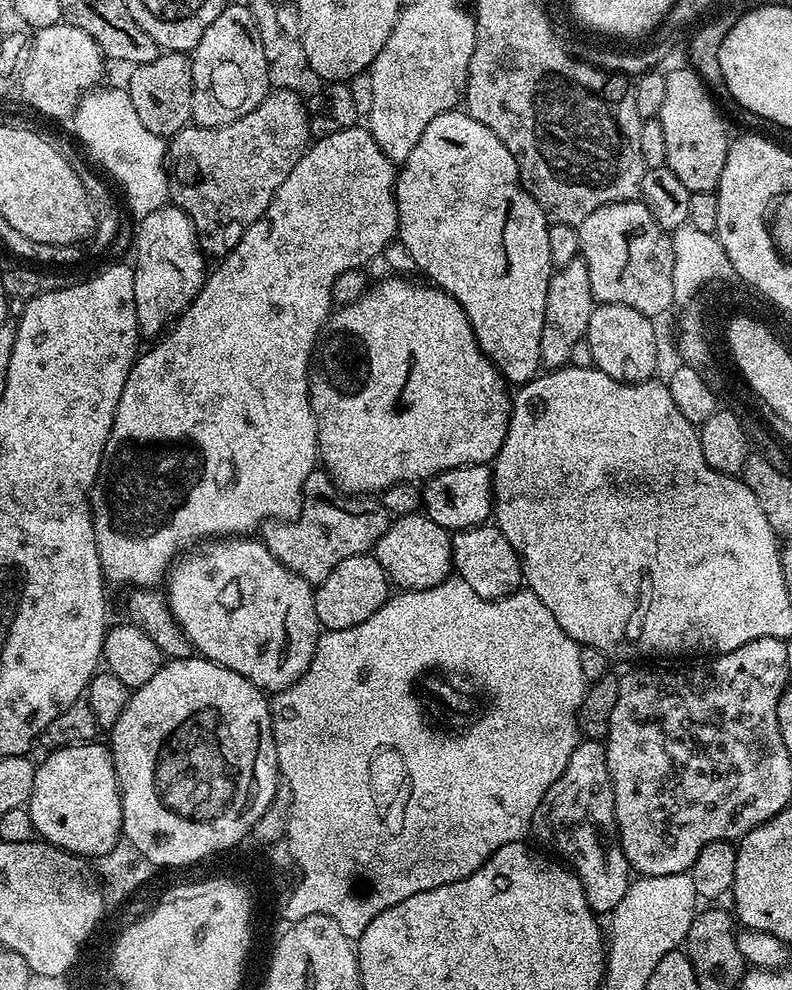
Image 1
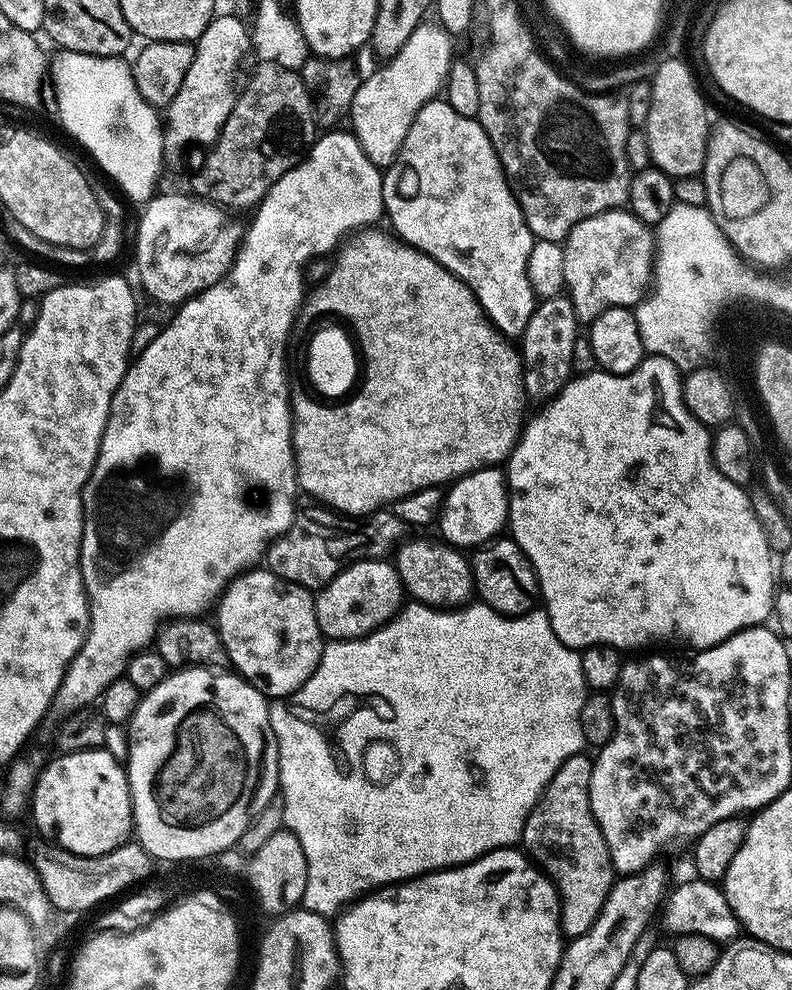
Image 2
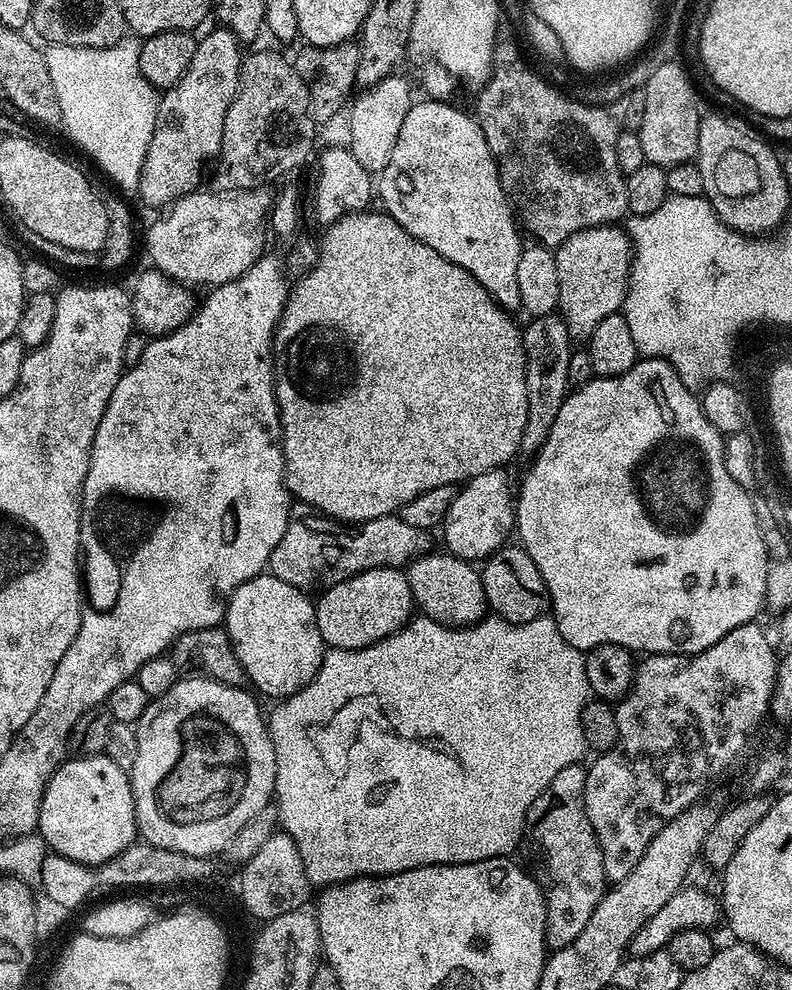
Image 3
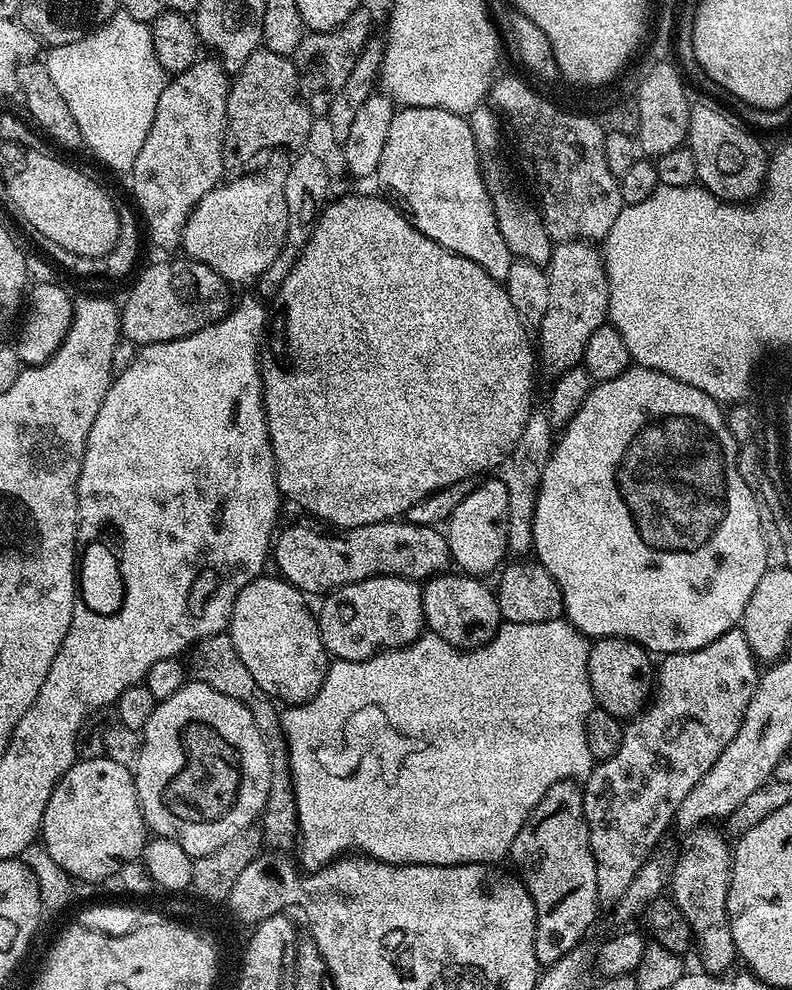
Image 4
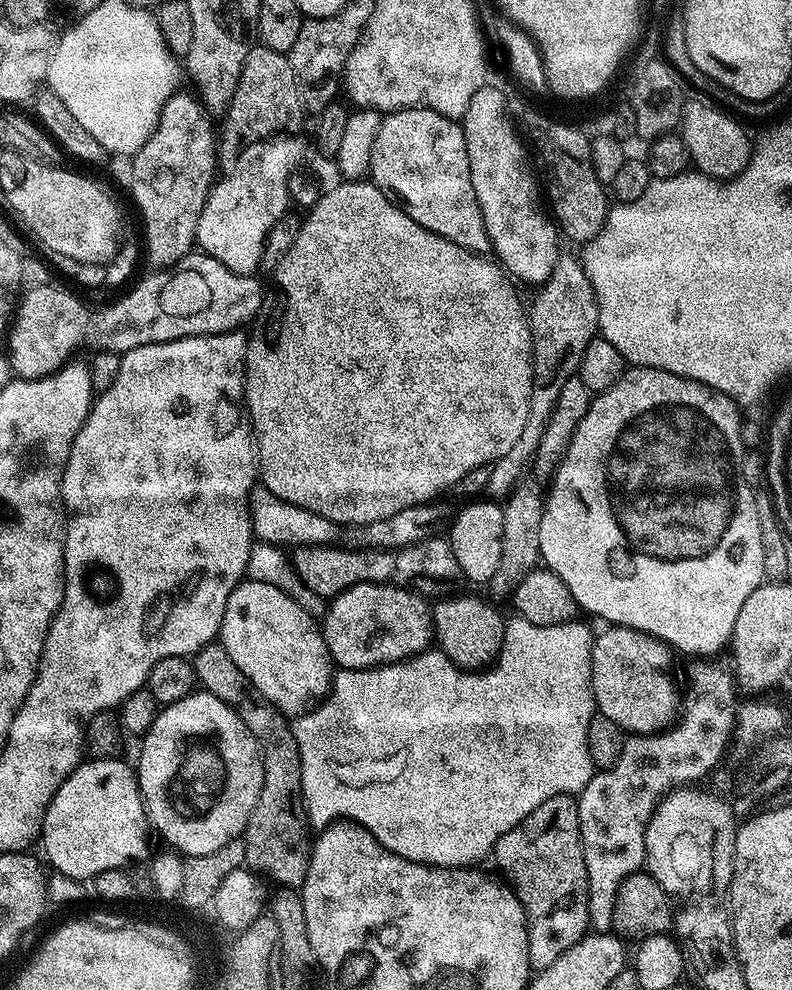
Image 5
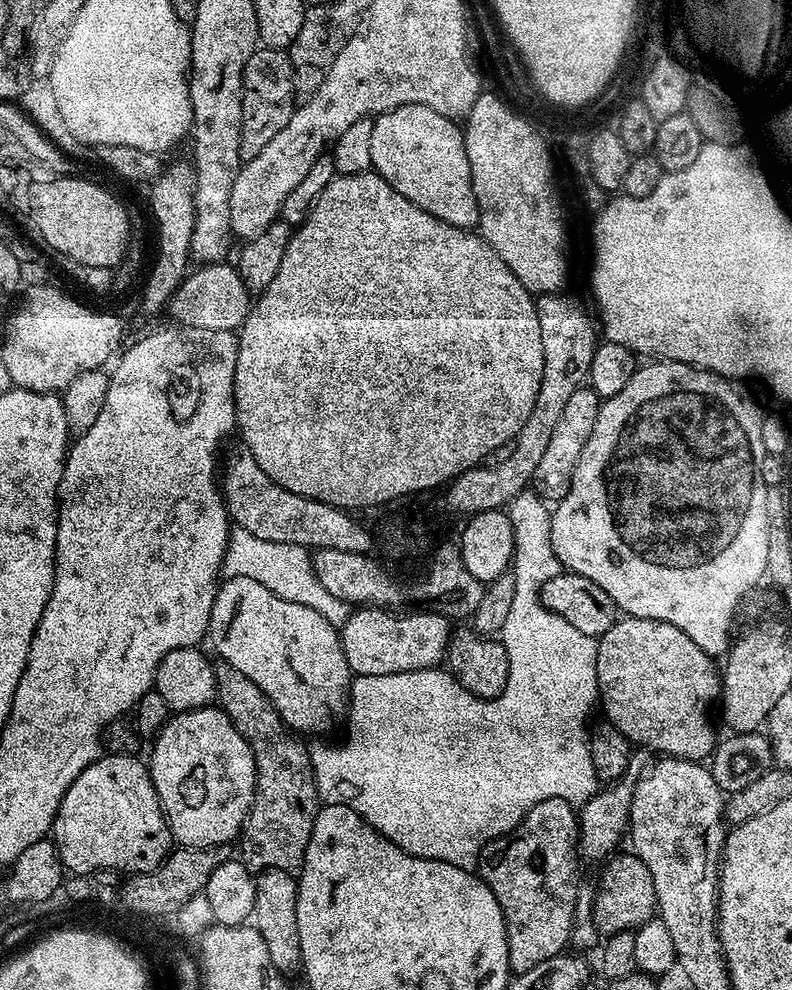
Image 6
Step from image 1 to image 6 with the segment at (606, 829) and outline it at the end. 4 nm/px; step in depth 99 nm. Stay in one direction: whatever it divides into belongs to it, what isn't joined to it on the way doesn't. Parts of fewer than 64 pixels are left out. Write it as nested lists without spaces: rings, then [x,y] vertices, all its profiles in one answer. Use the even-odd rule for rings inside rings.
[[[550,798],[538,802],[525,814],[520,825],[511,828],[505,836],[492,840],[482,851],[478,861],[478,875],[498,898],[506,922],[508,935],[508,967],[513,973],[529,972],[569,947],[572,938],[572,922],[576,919],[576,902],[581,891],[578,860],[578,812],[562,798]]]

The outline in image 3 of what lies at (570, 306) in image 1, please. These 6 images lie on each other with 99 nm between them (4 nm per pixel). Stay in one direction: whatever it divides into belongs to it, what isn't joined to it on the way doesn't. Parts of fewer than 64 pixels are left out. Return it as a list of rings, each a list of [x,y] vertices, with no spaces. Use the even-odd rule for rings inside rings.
[[[559,314],[538,316],[523,325],[524,353],[526,354],[526,430],[522,434],[520,452],[535,457],[546,442],[548,431],[558,418],[558,410],[562,410],[562,402],[570,391],[568,383],[568,367],[574,351],[564,319]]]

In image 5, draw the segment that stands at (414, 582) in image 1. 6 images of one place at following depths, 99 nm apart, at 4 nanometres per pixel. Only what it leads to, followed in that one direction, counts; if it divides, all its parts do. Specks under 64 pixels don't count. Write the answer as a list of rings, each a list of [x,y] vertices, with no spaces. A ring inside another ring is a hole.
[[[452,594],[435,601],[432,608],[432,627],[439,651],[450,658],[461,670],[484,670],[495,664],[504,641],[505,617],[500,617],[496,608],[491,608],[476,596]]]

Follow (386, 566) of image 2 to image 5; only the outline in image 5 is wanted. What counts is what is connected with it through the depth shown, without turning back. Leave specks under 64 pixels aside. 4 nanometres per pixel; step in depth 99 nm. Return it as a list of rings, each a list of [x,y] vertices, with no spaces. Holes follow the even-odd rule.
[[[359,584],[331,597],[322,631],[333,665],[378,668],[381,664],[399,664],[433,643],[432,608],[420,593],[394,584]]]

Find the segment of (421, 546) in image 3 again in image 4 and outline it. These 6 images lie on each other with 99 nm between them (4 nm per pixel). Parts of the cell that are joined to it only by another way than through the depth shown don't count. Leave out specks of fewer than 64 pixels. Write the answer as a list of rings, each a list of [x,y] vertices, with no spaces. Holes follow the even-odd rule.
[[[403,519],[384,520],[381,524],[367,524],[357,528],[329,530],[324,526],[311,528],[308,524],[292,524],[289,528],[281,527],[274,540],[275,571],[292,584],[299,592],[327,594],[336,589],[362,582],[371,576],[401,576],[407,580],[427,582],[433,576],[447,573],[453,567],[447,535],[439,527],[427,528],[421,524],[409,524]]]

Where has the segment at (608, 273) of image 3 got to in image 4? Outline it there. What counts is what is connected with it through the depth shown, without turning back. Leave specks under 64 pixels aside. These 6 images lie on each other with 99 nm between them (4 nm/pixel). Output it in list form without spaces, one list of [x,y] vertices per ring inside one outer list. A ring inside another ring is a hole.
[[[583,240],[556,244],[547,262],[546,271],[549,280],[549,305],[545,316],[538,323],[538,360],[542,365],[543,375],[545,372],[549,378],[555,378],[583,361],[590,334],[594,334],[594,330],[598,330],[598,326],[602,326],[608,320],[608,271],[604,268],[601,249],[595,243]]]

